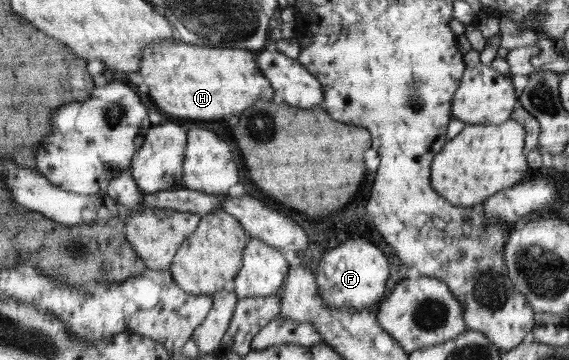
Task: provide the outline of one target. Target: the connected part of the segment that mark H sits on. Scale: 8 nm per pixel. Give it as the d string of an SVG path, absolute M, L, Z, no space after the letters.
M157 40L142 51L138 69L141 79L149 86L148 95L165 113L187 119L223 119L227 115L237 116L255 101L265 98L277 100L269 80L256 66L255 52L247 49L206 48L175 40Z

